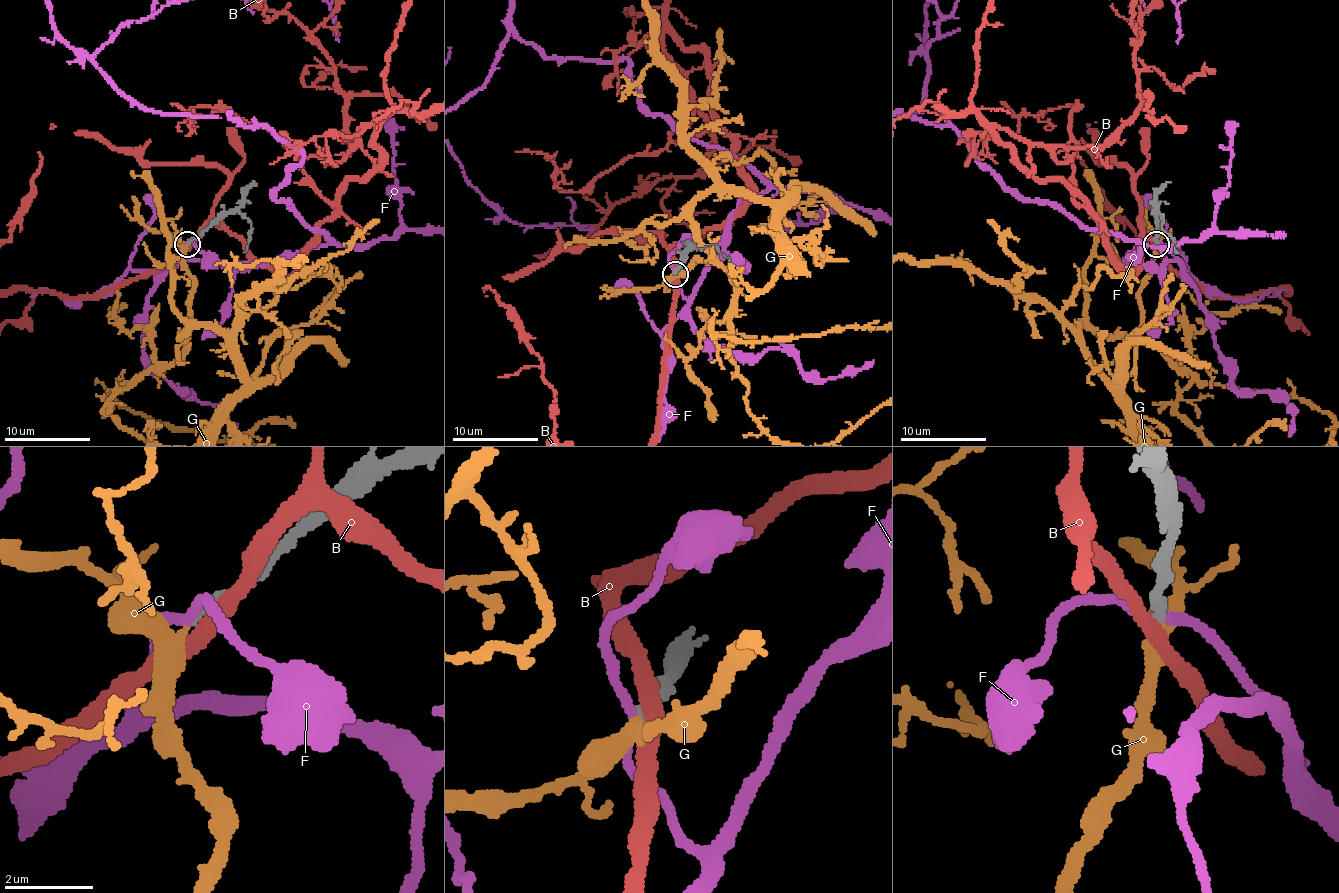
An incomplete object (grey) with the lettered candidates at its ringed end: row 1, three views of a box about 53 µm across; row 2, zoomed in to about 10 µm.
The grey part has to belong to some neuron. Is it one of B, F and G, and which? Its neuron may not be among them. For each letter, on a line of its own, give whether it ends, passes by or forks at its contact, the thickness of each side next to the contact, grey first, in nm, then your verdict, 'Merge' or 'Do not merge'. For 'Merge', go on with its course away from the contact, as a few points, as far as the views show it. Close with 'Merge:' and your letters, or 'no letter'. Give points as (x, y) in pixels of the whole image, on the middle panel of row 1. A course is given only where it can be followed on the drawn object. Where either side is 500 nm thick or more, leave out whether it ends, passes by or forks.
B: It passes by. Thickness 240 nm (grey) against 340 nm. Do not merge
F: It passes by. Thickness 240 nm (grey) against 190 nm. Do not merge
G: It passes by. Thickness 240 nm (grey) against 320 nm. Merge
Merge: G

